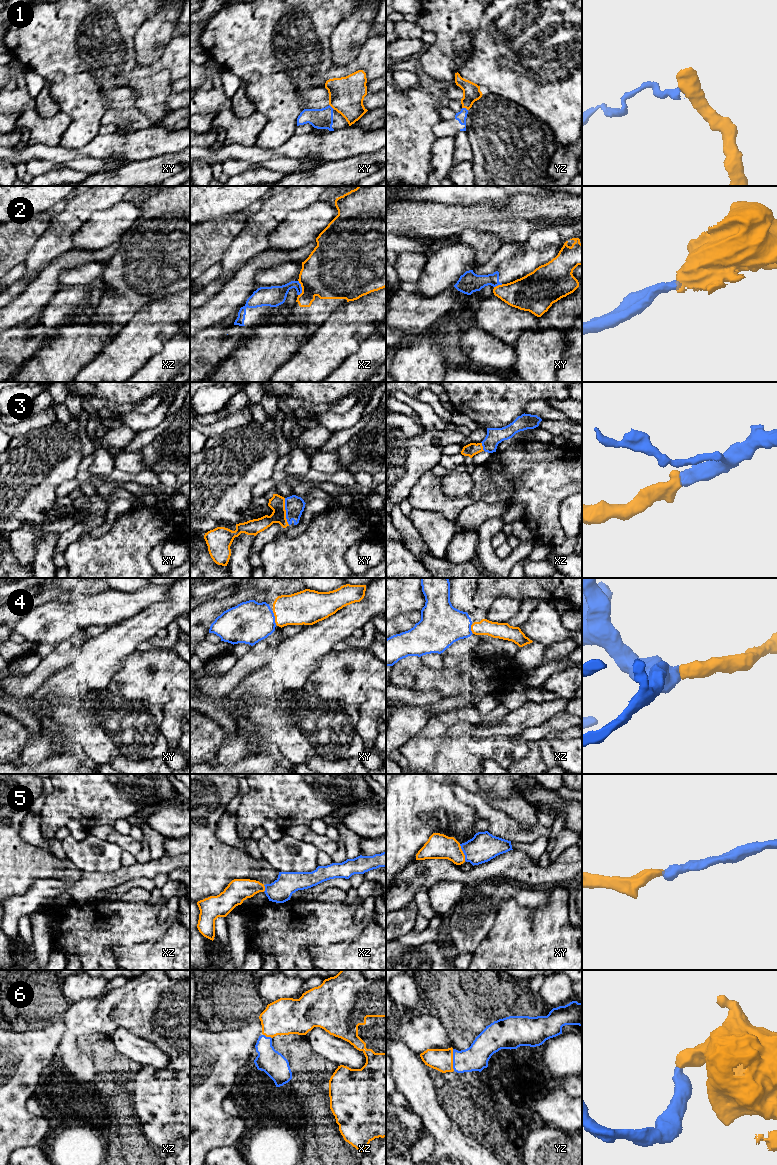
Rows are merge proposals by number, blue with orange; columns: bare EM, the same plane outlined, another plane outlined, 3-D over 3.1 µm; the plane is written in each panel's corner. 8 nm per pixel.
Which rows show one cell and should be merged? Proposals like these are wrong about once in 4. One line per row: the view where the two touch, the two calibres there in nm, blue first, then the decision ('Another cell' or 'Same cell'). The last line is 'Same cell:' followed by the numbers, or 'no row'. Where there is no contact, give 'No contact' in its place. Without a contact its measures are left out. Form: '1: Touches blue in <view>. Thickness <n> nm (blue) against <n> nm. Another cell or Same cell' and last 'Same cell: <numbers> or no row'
1: Touches blue in yz. Thickness 90 nm (blue) against 140 nm. Another cell
2: Touches blue in xz. Thickness 170 nm (blue) against 400 nm. Another cell
3: Touches blue in xy. Thickness 160 nm (blue) against 130 nm. Same cell
4: Touches blue in xy. Thickness 340 nm (blue) against 260 nm. Same cell
5: Touches blue in xy. Thickness 240 nm (blue) against 200 nm. Same cell
6: Touches blue in yz. Thickness 200 nm (blue) against 180 nm. Same cell
Same cell: 3, 4, 5, 6

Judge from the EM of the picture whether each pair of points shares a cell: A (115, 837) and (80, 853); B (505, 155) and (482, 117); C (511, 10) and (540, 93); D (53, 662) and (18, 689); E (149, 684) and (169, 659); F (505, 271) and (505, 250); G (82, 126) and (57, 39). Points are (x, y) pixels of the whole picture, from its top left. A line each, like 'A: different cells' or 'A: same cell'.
A: different cells
B: same cell
C: same cell
D: same cell
E: same cell
F: different cells
G: same cell

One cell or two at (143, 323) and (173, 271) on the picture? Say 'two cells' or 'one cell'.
two cells

